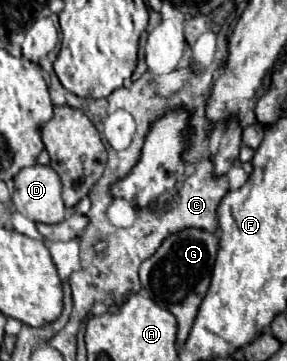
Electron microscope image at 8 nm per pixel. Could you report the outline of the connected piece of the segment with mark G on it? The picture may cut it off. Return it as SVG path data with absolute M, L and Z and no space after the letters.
M183 228L171 236L167 236L159 250L149 256L141 268L139 278L141 286L147 292L147 296L167 308L177 318L177 342L183 344L191 332L191 326L195 322L197 310L201 306L201 300L211 284L211 274L217 258L219 248L219 236L213 232L207 232L203 228Z

